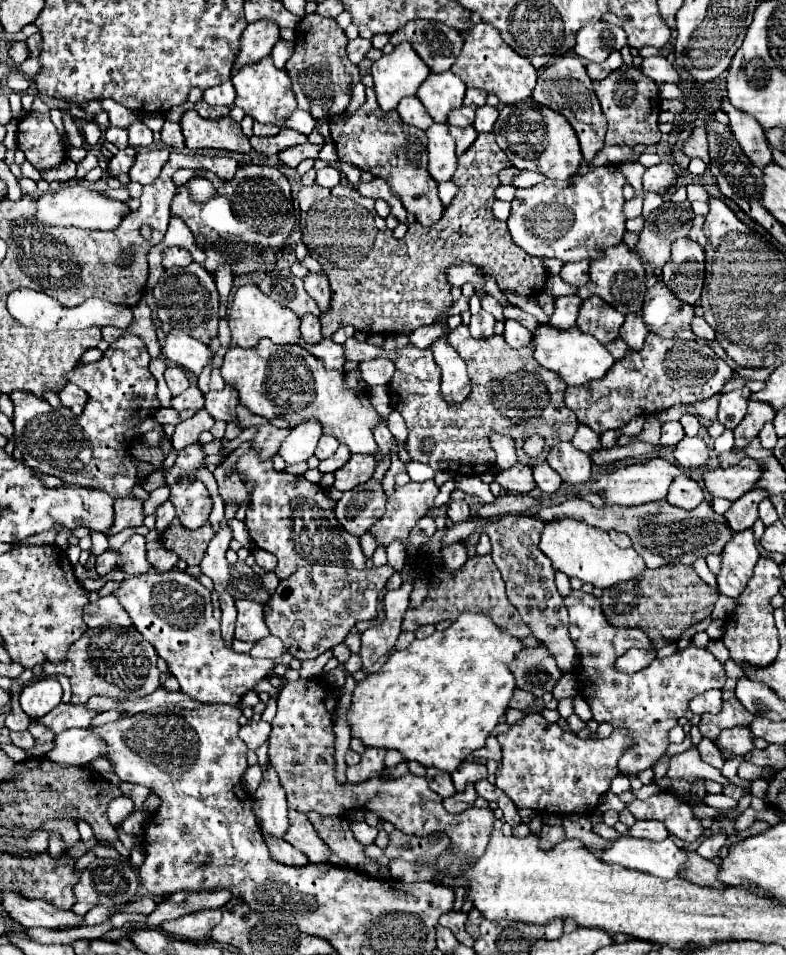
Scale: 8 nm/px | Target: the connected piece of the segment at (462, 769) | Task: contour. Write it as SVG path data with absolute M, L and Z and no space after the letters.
M462 762L456 770L454 770L454 774L452 774L452 780L454 780L454 786L456 786L456 790L458 792L464 792L464 788L466 788L466 784L468 782L478 782L478 780L482 780L482 778L486 778L486 766L482 764L482 762Z

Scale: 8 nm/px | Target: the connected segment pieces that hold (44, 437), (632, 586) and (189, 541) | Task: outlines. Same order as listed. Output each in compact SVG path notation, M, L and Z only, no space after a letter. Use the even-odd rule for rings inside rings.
M126 332L110 344L98 362L80 364L70 374L66 372L66 380L80 386L88 395L86 410L80 416L74 416L68 408L52 408L32 392L16 390L10 394L14 402L14 440L26 466L62 478L68 484L106 490L114 500L134 498L132 488L140 486L152 472L162 470L166 458L162 442L148 446L138 434L142 420L162 408L148 362L146 344ZM84 450L90 450L90 456L82 456Z
M666 564L666 568L660 566L658 570L644 570L638 580L628 580L604 590L600 600L604 616L610 624L642 628L654 648L660 650L662 646L676 642L690 624L708 618L718 596L720 594L714 588L700 580L692 566Z
M174 520L172 526L162 534L162 542L166 548L176 552L178 558L186 560L188 564L200 564L212 536L214 530L210 524L198 530L186 530L178 520Z

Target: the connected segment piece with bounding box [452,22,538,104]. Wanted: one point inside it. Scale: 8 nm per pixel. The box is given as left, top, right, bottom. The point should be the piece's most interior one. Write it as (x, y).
(486, 61)

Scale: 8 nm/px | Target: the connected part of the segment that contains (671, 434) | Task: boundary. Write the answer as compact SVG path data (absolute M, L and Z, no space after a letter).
M664 422L662 424L662 438L660 438L662 446L674 446L682 438L684 438L684 428L680 422Z

